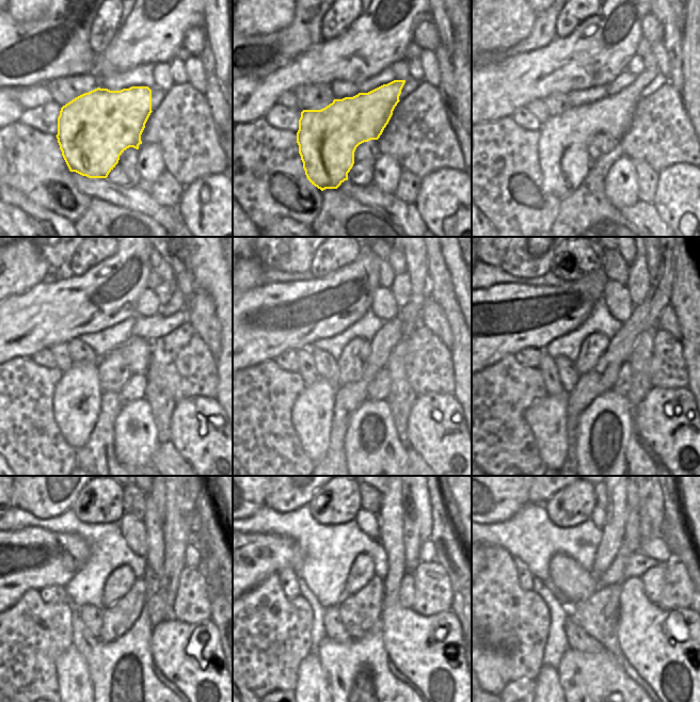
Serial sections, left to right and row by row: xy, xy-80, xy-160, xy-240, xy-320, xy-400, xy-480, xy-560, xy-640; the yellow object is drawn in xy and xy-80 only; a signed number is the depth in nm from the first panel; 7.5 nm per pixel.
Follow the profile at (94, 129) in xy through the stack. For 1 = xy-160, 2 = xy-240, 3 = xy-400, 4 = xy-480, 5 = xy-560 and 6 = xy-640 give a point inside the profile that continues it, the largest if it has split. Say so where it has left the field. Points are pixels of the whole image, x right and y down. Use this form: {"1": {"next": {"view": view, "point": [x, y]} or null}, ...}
{"1": {"next": {"view": "xy-160", "point": [562, 157]}}, "2": {"next": {"view": "xy-240", "point": [77, 397]}}, "3": {"next": {"view": "xy-400", "point": [547, 417]}}, "4": {"next": {"view": "xy-480", "point": [74, 684]}}, "5": {"next": {"view": "xy-560", "point": [312, 692]}}, "6": {"next": {"view": "xy-640", "point": [549, 692]}}}

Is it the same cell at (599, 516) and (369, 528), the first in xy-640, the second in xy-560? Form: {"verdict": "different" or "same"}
{"verdict": "same"}

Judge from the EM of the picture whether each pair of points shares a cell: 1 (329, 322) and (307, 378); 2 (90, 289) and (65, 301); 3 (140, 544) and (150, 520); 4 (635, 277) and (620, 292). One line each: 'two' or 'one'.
1: two
2: one
3: two
4: two

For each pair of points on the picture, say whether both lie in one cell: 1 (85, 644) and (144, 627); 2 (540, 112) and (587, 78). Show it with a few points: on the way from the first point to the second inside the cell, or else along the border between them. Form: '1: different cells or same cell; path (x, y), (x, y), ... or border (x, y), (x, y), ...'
1: same cell; path (100, 649), (123, 649), (129, 642)
2: different cells; border (542, 99), (530, 101), (524, 107)

